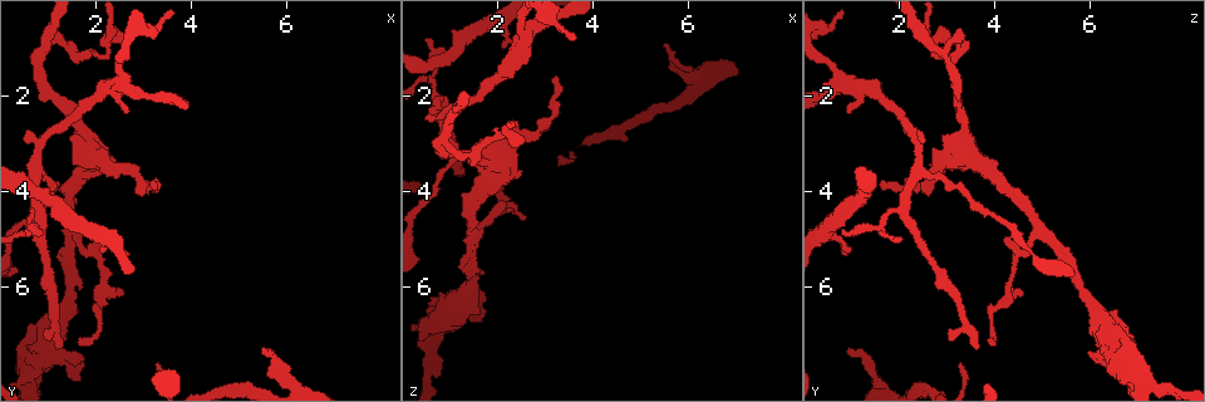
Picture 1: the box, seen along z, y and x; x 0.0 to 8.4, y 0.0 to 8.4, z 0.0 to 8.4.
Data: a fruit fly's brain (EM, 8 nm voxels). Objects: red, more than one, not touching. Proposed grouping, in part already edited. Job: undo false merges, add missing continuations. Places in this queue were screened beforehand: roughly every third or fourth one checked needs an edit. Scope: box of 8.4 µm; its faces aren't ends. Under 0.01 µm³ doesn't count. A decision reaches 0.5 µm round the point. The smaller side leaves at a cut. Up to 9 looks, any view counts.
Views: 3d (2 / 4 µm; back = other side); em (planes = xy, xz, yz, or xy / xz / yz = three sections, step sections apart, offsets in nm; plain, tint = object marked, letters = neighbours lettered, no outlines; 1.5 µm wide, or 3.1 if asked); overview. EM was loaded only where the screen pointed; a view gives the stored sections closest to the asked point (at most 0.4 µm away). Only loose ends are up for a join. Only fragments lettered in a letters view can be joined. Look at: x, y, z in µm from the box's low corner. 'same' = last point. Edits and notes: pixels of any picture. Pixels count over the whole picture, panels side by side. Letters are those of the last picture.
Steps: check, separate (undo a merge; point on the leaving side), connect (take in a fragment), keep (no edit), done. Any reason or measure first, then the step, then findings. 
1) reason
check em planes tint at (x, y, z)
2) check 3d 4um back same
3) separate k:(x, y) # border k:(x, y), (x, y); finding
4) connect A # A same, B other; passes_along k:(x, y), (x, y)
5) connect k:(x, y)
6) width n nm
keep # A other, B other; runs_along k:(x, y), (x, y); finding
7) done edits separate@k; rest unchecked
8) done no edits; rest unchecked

an open end
check em planes tint at (0.60, 4.80, 0.80)

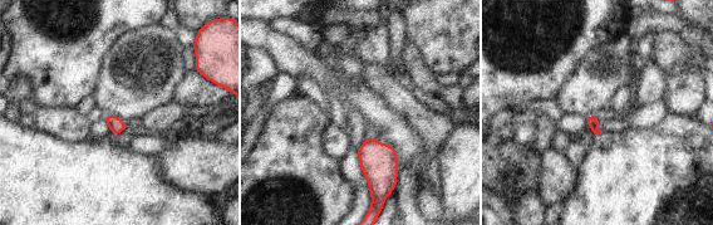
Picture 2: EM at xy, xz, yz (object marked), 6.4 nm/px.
check em planes letters same

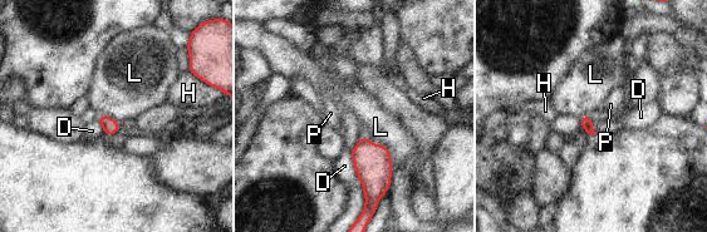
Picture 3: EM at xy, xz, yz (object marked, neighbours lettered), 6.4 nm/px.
width 70 nm
keep # D other, H other, L other, P other; border 3:(363, 136), (388, 149), (392, 172); none of them fits

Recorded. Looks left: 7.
sudden change in width
check em planes letters at (2.75, 3.55, 2.80)

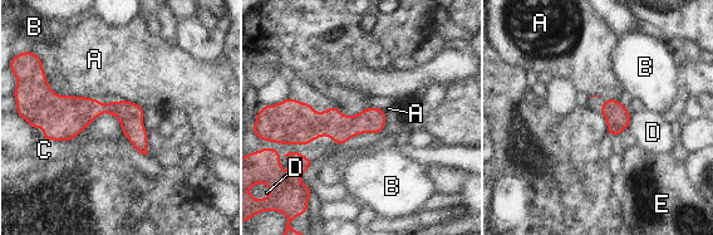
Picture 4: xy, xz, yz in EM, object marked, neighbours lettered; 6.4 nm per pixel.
width 160 nm
keep # A other, B other, C other, D other, E other; runs_along 4:(286, 116), (303, 123), (382, 123); continuous, no second cell

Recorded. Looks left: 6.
a fork
check em planes letters at (0.90, 1.10, 2.95)

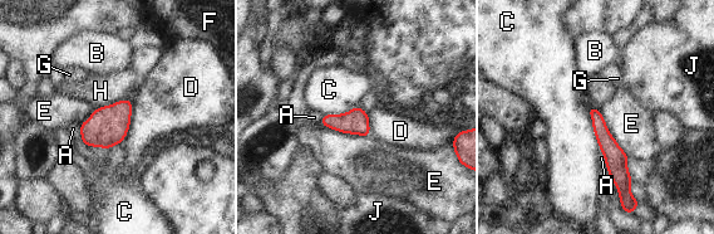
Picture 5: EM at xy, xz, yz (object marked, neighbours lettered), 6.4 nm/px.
longest_contact E 420 nm
keep # A other, B other, C other, D other, E other, F other, G other, H other, J other; runs_along 5:(591, 110), (615, 156), (623, 183); continuous, no second cell

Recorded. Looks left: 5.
thin neck
check 3d 4um at (2.55, 1.85, 0.95)

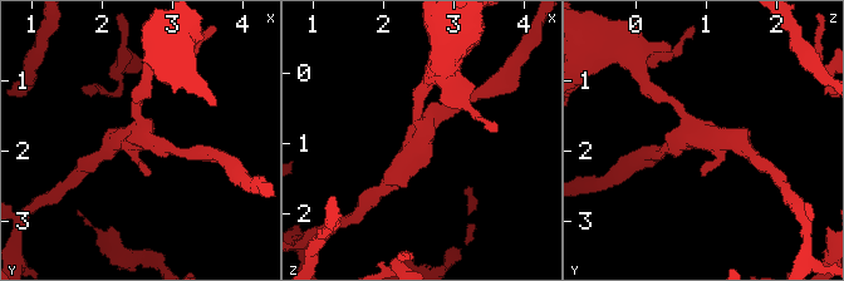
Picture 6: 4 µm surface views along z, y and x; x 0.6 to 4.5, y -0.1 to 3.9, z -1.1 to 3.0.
check em xz step 8 letters at (2.50, 1.80, 1.00)

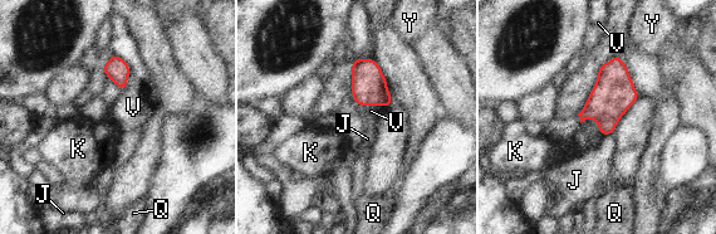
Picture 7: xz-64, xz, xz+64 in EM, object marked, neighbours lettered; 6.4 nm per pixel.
check em planes letters same

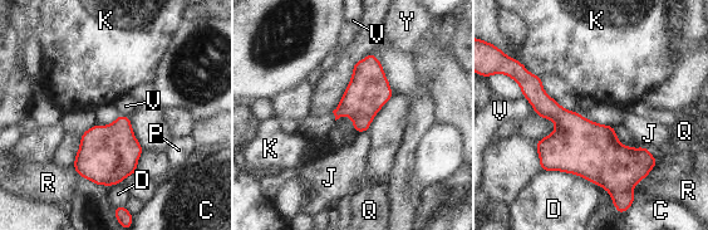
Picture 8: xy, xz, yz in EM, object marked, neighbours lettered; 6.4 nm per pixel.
width 360 nm; longest_contact D 500 nm
keep # C other, D other, J other, K other, P other, Q other, R other, V other, Y other; all the same cell

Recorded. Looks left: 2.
done no edits; rest unchecked

